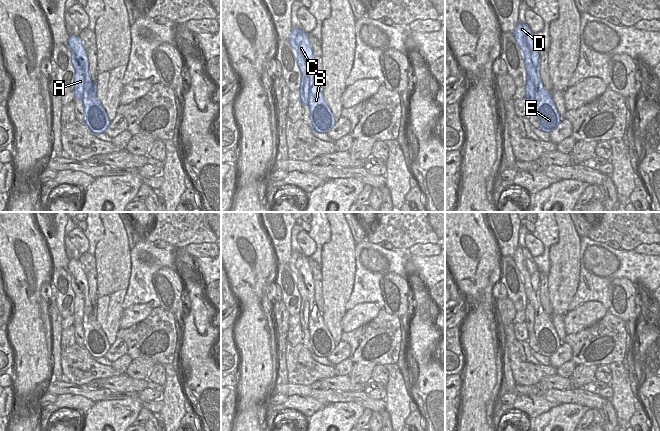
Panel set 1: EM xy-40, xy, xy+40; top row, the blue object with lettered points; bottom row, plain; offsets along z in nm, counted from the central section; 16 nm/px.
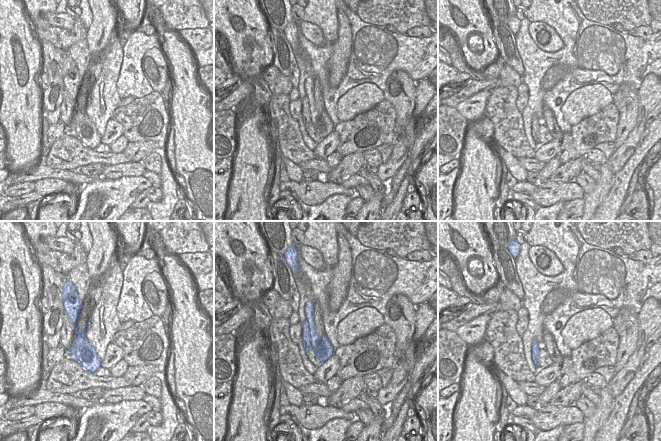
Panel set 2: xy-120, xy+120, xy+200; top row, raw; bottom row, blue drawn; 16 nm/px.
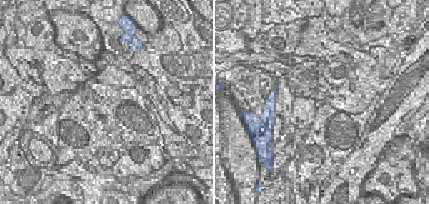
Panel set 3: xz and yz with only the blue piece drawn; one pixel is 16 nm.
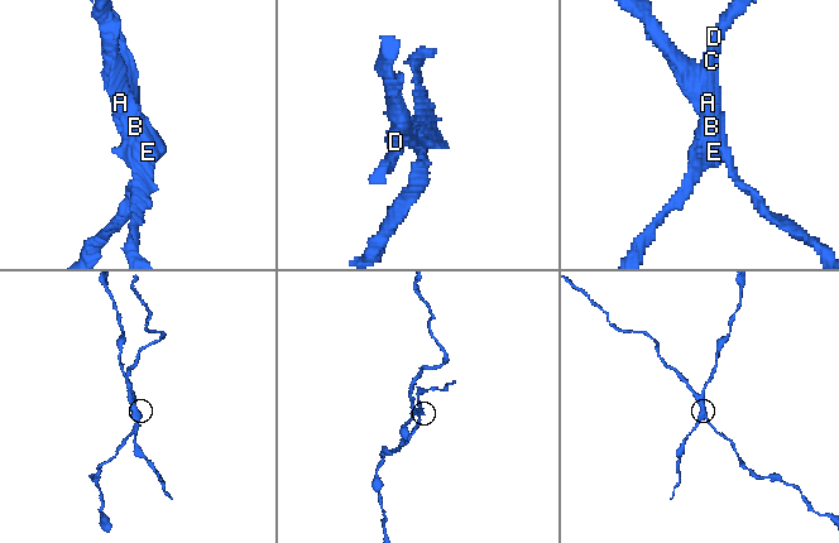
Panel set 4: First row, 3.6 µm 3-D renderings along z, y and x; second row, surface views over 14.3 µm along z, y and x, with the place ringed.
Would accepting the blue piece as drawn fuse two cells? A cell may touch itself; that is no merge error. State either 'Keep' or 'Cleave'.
Cleave

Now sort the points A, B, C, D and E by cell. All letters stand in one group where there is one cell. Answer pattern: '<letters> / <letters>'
A / B C D E

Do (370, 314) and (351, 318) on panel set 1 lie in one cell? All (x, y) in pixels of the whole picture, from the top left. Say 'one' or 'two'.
one

